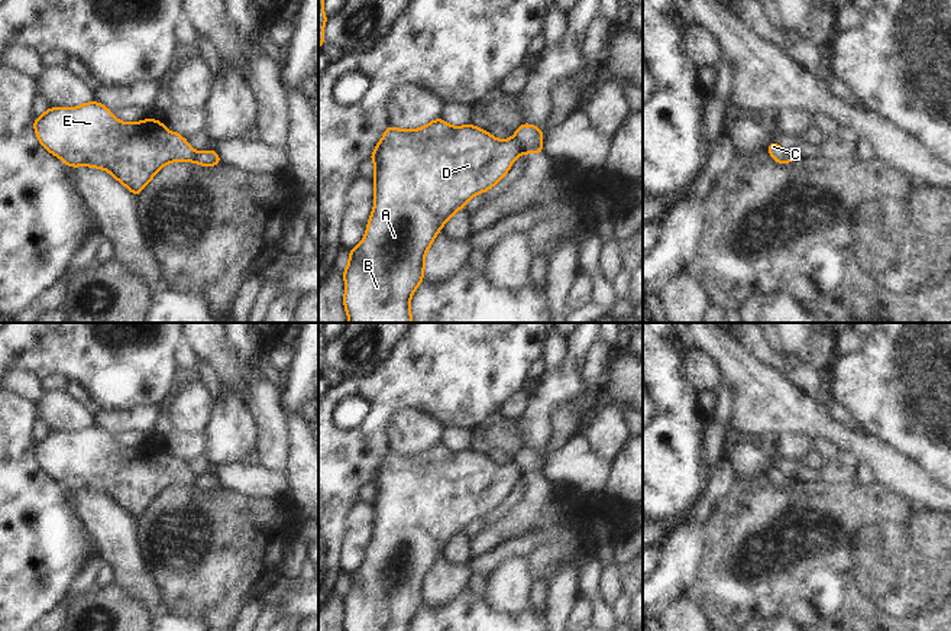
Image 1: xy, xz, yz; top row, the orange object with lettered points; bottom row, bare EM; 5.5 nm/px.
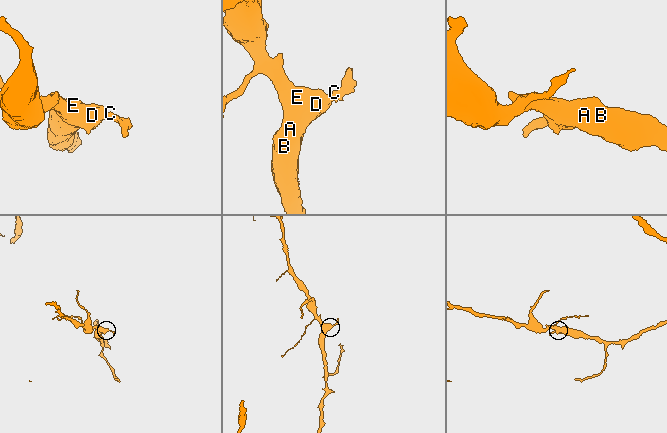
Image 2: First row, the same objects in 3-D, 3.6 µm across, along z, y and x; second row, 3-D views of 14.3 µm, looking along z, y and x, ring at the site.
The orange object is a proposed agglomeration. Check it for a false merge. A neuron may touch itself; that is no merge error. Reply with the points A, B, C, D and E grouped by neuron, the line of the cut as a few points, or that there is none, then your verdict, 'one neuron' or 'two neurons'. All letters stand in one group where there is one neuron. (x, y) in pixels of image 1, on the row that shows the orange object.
A B D E / C; cut in xz along (513, 138), (523, 152); two neurons

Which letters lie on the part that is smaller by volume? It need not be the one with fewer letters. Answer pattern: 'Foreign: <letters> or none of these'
Foreign: C

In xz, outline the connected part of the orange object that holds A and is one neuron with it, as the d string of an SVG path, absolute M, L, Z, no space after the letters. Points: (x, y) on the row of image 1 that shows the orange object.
M441 117L415 130L388 126L384 137L369 156L375 162L375 206L363 240L349 250L349 266L343 271L346 292L343 304L349 323L413 323L410 302L424 279L424 256L443 224L476 194L499 182L523 151L511 137L498 140L472 126L449 126Z

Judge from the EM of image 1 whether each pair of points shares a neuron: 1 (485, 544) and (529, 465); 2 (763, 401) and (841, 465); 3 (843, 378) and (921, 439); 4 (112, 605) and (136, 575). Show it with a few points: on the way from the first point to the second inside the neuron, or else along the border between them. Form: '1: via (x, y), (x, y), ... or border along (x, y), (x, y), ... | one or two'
1: via (505, 528), (533, 501), (533, 485) | one
2: border along (841, 452), (850, 452), (860, 462) | two
3: via (863, 382), (867, 382), (903, 418) | one
4: border along (113, 582), (141, 601), (151, 612) | two

